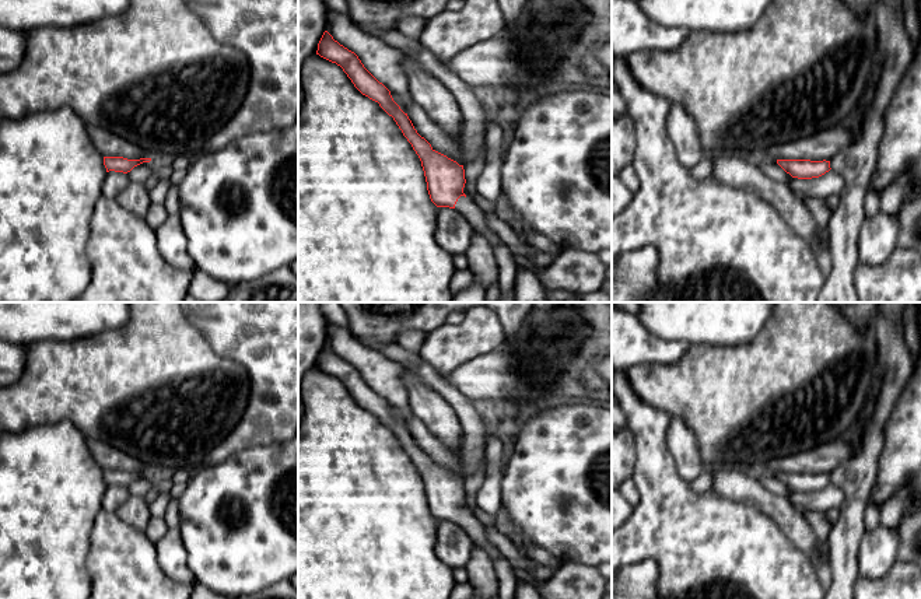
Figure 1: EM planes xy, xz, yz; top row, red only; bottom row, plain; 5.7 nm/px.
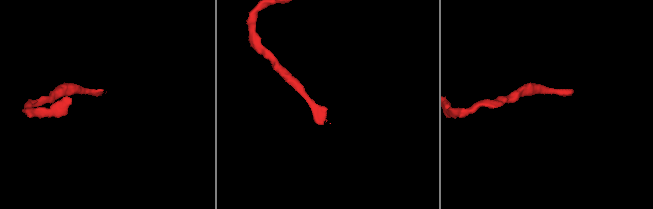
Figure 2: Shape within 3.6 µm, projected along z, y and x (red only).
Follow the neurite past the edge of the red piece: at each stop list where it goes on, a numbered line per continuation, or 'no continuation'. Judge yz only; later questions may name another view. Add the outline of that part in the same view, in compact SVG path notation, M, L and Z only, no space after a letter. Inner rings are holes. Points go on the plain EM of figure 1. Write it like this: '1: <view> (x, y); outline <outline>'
no continuation

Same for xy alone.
no continuation

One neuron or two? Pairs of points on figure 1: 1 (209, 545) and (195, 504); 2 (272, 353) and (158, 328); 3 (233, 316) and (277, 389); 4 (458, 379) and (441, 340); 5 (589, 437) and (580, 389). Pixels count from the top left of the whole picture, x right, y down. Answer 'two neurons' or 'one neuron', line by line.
1: one neuron
2: two neurons
3: one neuron
4: two neurons
5: two neurons

